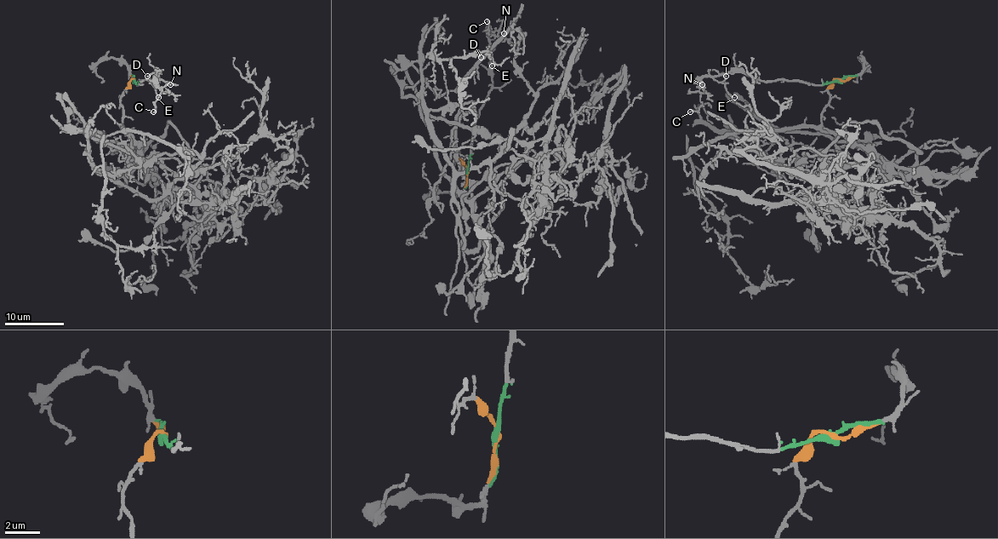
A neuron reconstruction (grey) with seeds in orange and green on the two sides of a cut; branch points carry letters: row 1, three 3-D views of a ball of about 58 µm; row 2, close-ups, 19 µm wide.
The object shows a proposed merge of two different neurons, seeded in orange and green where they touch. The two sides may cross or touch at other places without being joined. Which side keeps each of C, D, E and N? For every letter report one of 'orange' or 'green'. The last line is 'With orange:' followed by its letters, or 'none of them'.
C: green
D: green
E: green
N: green
With orange: none of them

